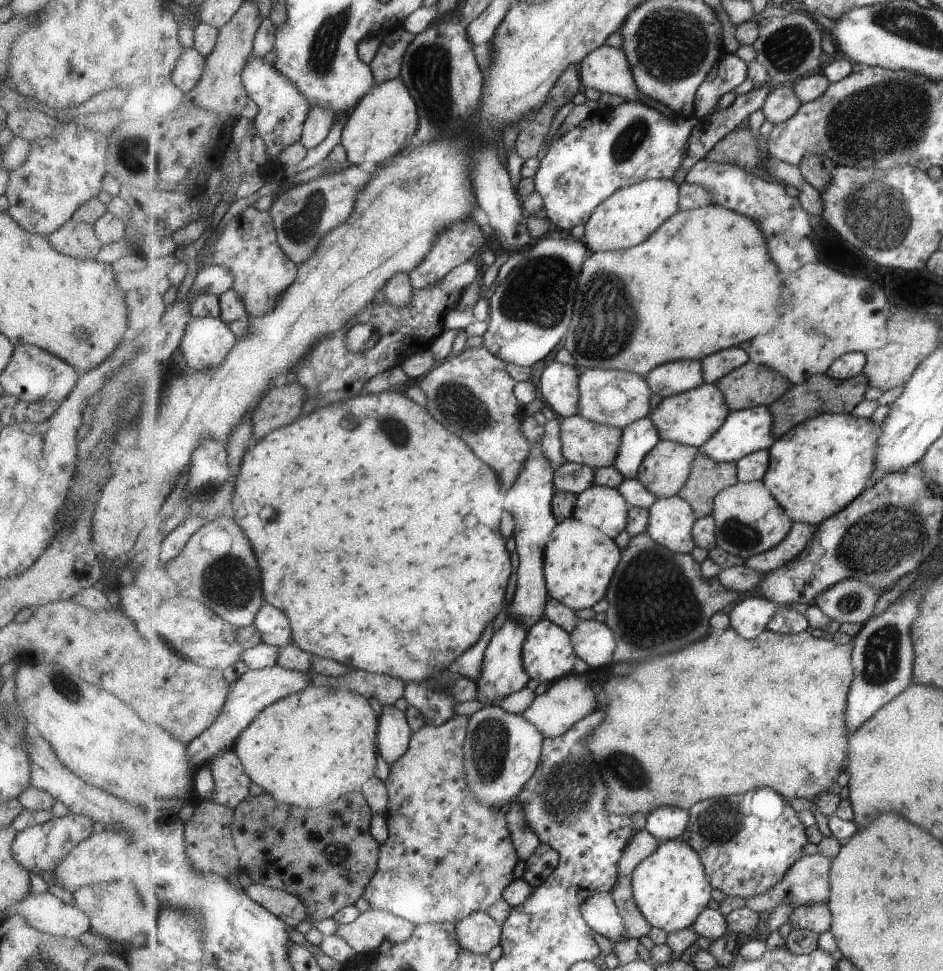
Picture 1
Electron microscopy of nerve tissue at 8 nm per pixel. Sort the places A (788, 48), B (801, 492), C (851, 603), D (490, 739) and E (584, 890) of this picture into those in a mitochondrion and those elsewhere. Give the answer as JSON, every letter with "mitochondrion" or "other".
{"A":"mitochondrion","B":"other","C":"mitochondrion","D":"mitochondrion","E":"other"}

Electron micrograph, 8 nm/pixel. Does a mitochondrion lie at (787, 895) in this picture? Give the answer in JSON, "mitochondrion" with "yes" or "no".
{"mitochondrion":"no"}

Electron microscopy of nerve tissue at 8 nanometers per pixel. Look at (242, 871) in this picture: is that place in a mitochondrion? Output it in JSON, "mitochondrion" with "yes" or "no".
{"mitochondrion":"no"}

